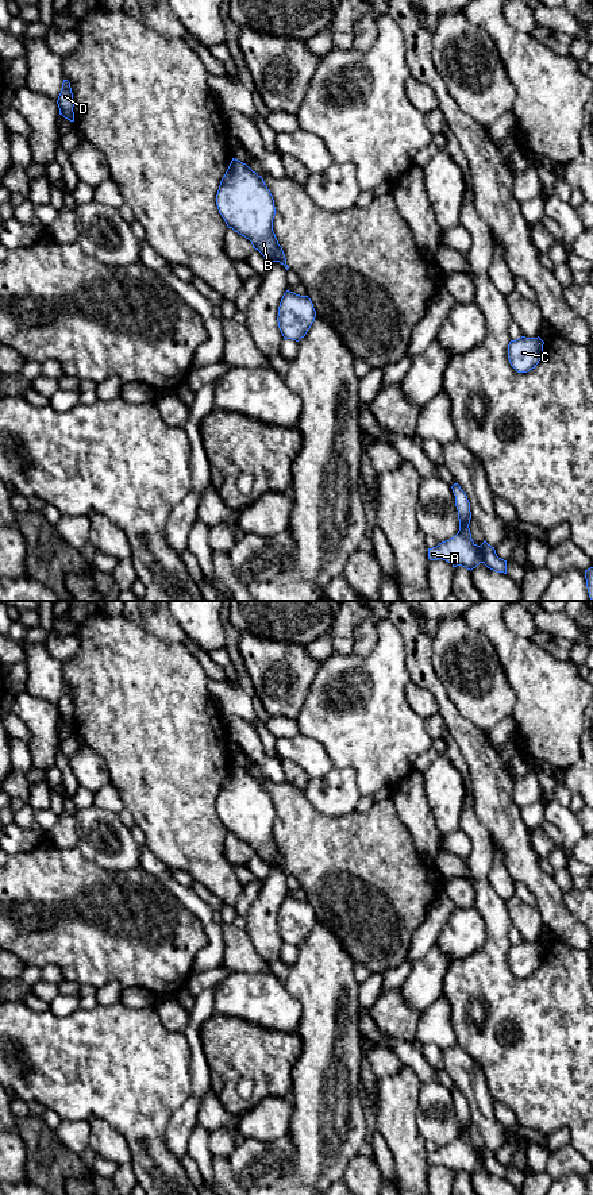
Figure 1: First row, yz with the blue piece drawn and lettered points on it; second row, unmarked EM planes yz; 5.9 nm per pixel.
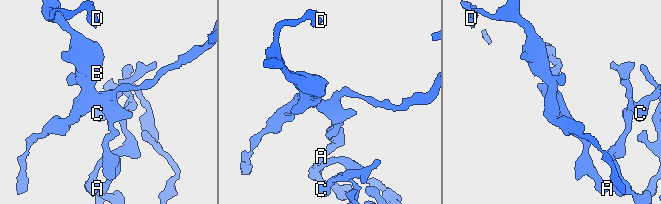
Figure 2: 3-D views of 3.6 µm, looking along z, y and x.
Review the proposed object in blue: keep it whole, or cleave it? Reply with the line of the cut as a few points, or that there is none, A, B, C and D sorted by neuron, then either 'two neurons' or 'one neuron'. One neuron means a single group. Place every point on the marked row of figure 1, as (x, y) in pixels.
no cut | A B C D | one neuron

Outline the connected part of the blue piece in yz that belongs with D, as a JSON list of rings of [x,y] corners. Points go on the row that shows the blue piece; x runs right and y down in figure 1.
[[[63,80],[62,89],[57,100],[59,115],[62,115],[65,119],[74,122],[74,101],[73,101],[73,93],[70,88],[70,82],[68,80]]]

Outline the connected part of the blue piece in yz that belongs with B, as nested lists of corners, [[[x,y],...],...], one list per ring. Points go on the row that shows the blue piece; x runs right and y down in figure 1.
[[[232,158],[224,177],[220,181],[216,194],[219,213],[228,228],[249,239],[253,248],[258,250],[270,263],[280,262],[285,266],[286,258],[273,231],[276,215],[274,200],[261,176],[253,171],[246,163]]]

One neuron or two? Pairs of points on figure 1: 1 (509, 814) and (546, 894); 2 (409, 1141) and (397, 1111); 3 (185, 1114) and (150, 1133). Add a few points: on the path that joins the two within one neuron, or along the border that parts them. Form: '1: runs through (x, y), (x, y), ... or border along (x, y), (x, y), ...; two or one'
1: runs through (511, 835), (522, 864), (530, 874); one
2: runs through (403, 1134), (397, 1125), (397, 1118); one
3: border along (185, 1099), (166, 1129), (166, 1147), (173, 1156); two

